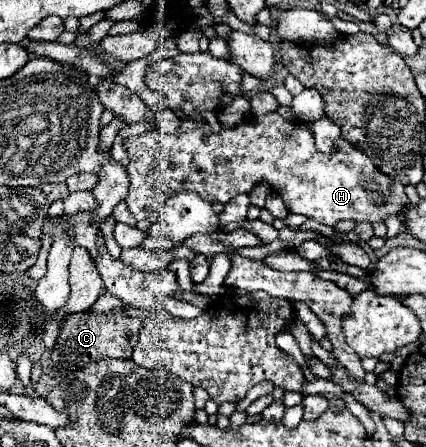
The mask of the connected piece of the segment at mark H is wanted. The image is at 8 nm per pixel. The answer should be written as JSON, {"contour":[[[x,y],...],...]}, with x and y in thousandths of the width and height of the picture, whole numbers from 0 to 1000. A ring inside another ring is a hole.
{"contour":[[[638,251],[620,260],[582,255],[563,282],[540,291],[526,286],[516,300],[502,300],[493,282],[460,282],[441,264],[427,264],[423,286],[427,295],[413,304],[376,295],[376,286],[366,286],[347,300],[329,300],[319,309],[291,313],[305,353],[305,367],[296,376],[305,398],[296,456],[319,492],[352,488],[352,479],[385,456],[394,430],[460,425],[469,443],[479,443],[493,456],[502,452],[531,456],[549,438],[587,430],[606,407],[629,407],[662,438],[676,470],[737,488],[742,497],[765,506],[784,506],[789,497],[812,488],[878,501],[878,497],[901,497],[911,483],[944,483],[953,470],[958,438],[934,403],[911,398],[897,380],[878,371],[878,362],[854,340],[826,331],[826,322],[817,322],[812,313],[798,313],[798,322],[789,322],[793,327],[789,349],[761,349],[756,340],[742,336],[732,300],[714,282],[714,273],[667,268],[657,255]]]}

